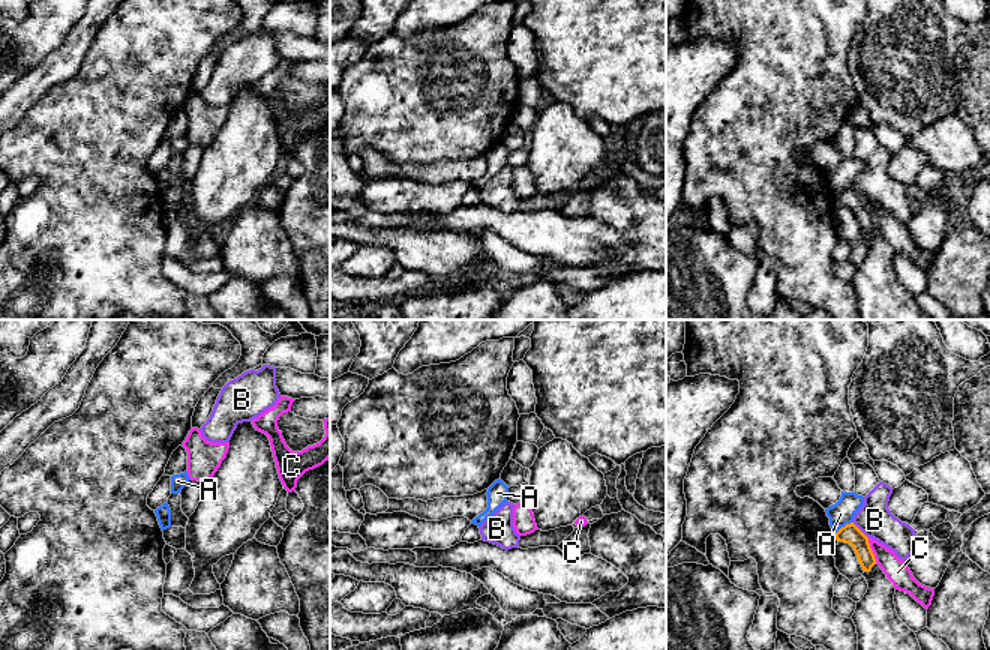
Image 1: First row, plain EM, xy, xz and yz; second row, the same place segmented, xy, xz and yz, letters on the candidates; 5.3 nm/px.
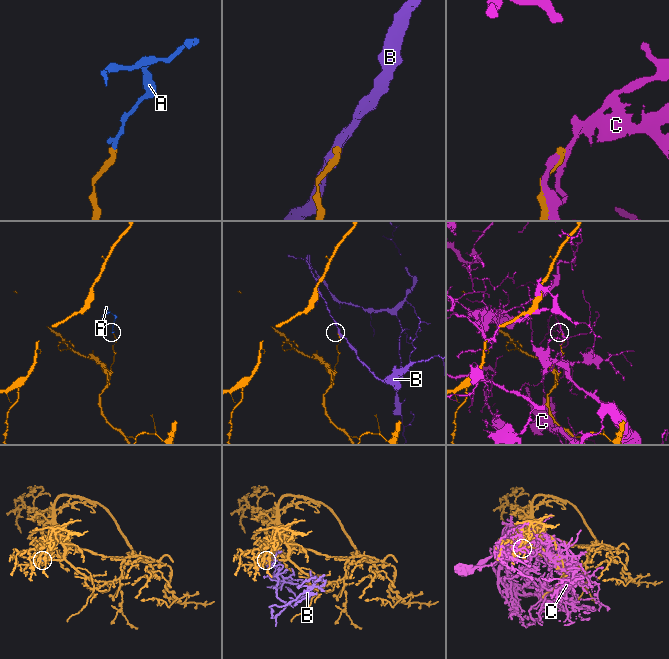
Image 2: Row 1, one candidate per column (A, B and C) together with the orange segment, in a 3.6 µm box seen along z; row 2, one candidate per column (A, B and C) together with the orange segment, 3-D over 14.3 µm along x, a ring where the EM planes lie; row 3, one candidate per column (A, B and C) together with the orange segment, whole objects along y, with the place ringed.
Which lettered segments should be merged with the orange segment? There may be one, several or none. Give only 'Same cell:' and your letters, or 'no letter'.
Same cell: no letter

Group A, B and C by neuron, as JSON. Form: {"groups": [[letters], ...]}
{"groups": [["A"], ["B"], ["C"]]}

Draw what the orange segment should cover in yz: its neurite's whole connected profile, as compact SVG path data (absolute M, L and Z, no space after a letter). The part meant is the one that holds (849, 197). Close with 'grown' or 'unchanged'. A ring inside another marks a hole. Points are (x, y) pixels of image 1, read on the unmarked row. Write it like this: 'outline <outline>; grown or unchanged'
outline M846 188L836 197L838 206L849 207L862 231L862 234L870 236L876 228L874 218L870 212L868 201L854 188Z; unchanged

